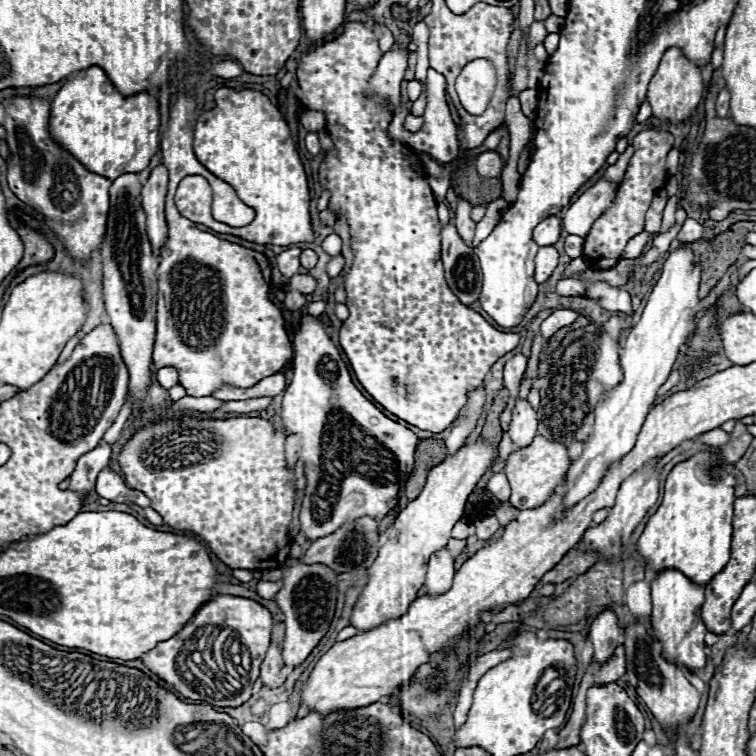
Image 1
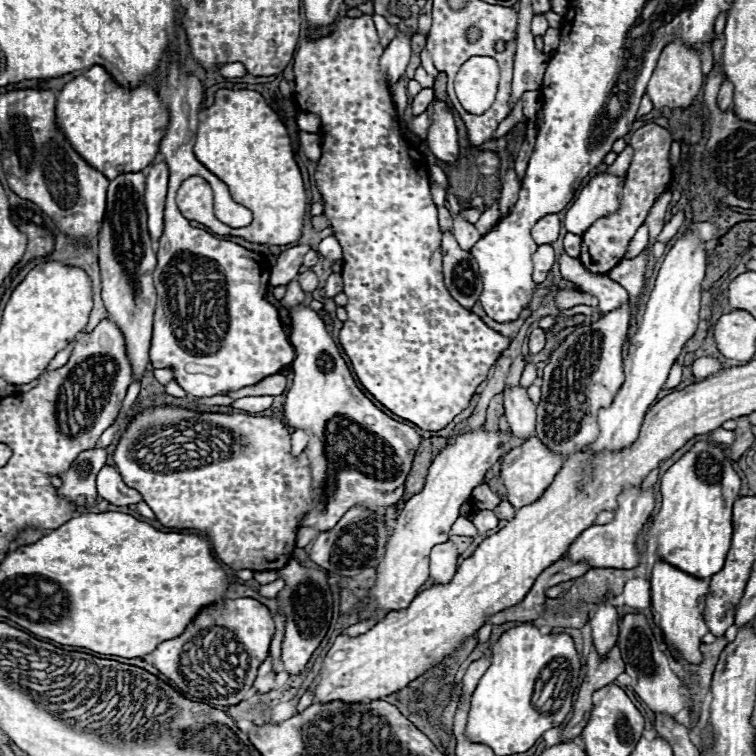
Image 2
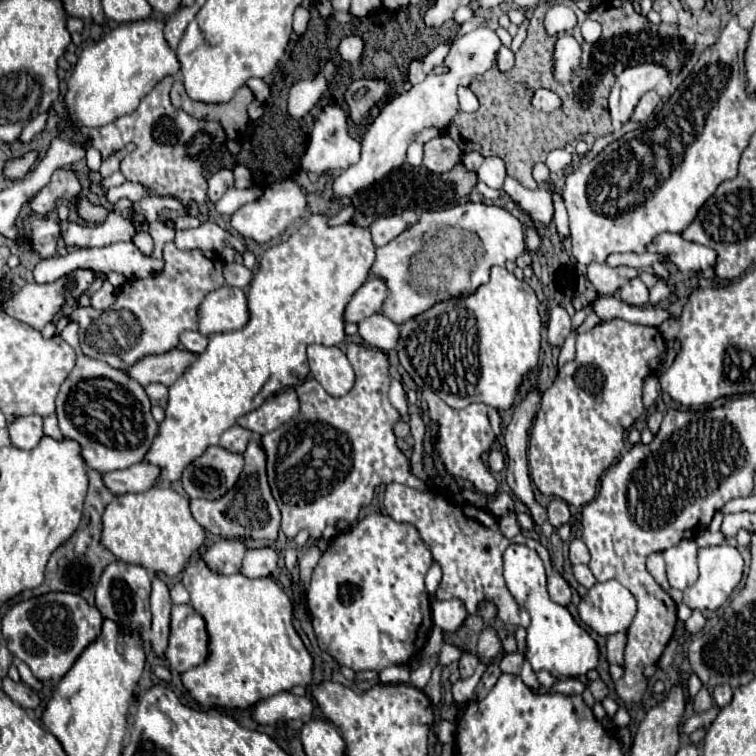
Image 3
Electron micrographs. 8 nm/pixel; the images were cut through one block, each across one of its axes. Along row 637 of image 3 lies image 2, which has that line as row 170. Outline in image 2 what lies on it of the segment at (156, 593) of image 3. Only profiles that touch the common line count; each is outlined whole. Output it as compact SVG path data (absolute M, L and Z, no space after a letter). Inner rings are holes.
M158 162L152 166L148 180L146 180L146 192L144 202L148 210L148 230L152 238L160 238L164 230L164 200L166 200L166 188L168 188L168 166L166 162Z

